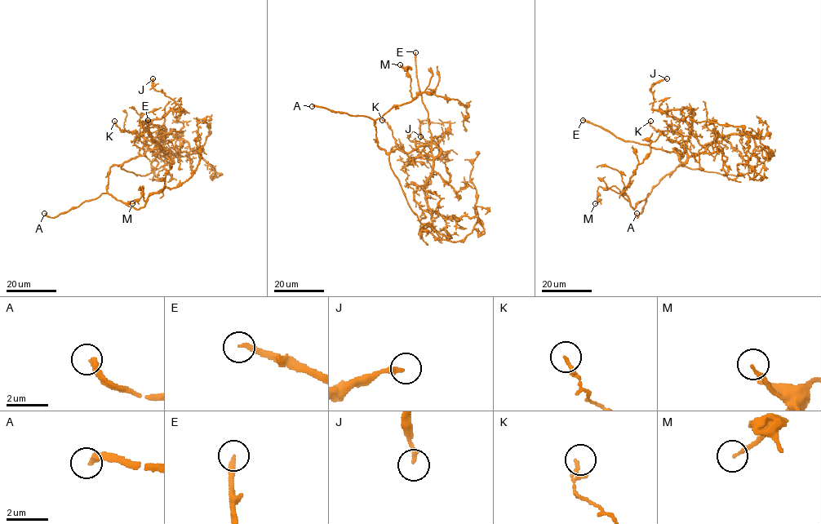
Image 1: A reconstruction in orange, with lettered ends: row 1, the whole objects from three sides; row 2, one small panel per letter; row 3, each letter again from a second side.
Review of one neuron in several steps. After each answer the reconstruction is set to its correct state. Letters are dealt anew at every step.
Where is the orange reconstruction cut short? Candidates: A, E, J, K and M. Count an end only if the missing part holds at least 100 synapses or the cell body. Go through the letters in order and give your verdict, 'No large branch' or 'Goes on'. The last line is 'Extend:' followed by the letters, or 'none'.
A: Goes on
E: Goes on
J: No large branch
K: No large branch
M: No large branch
Extend: A, E

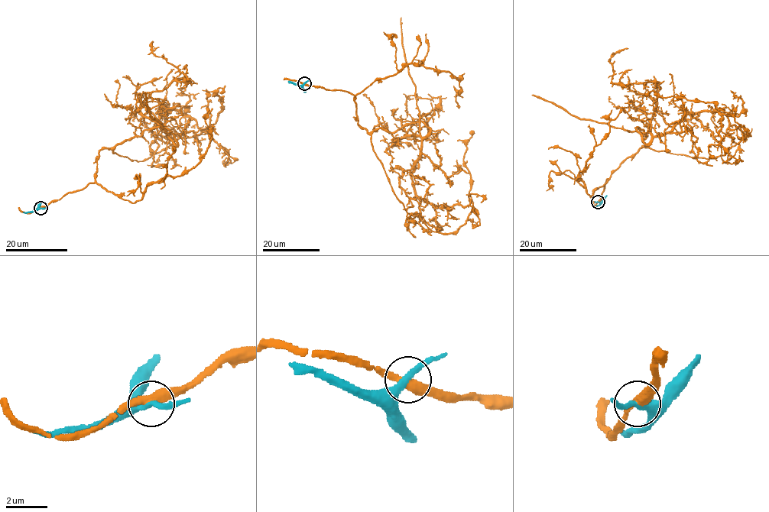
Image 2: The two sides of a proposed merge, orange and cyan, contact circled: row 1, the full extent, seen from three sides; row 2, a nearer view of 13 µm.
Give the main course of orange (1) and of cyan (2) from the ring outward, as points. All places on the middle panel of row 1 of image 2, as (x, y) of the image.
1: (304, 83), (354, 95), (396, 197), (433, 231), (455, 231), (472, 209), (463, 160), (472, 132)
2: (304, 83), (296, 85), (288, 82)

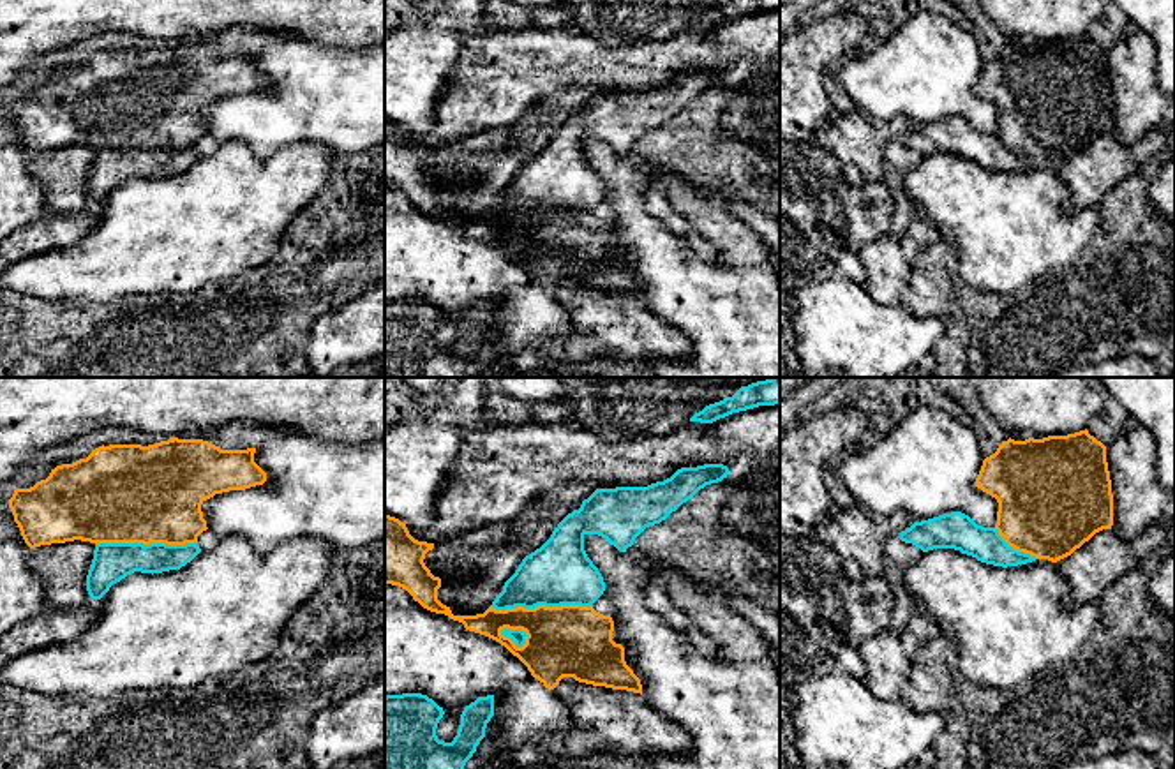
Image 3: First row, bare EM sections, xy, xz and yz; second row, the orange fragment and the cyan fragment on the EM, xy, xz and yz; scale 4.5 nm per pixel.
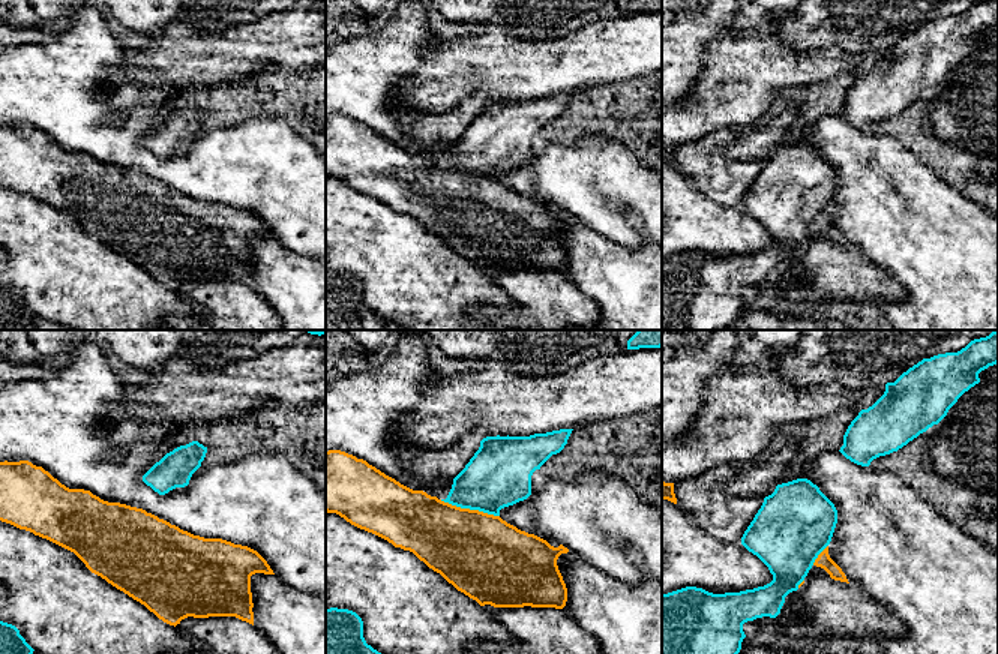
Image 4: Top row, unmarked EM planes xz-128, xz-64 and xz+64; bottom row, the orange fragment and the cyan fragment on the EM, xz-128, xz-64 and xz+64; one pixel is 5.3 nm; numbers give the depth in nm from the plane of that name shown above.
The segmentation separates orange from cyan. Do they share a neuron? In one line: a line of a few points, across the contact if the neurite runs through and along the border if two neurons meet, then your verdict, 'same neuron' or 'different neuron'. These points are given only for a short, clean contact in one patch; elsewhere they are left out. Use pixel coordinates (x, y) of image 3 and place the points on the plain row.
different neuron

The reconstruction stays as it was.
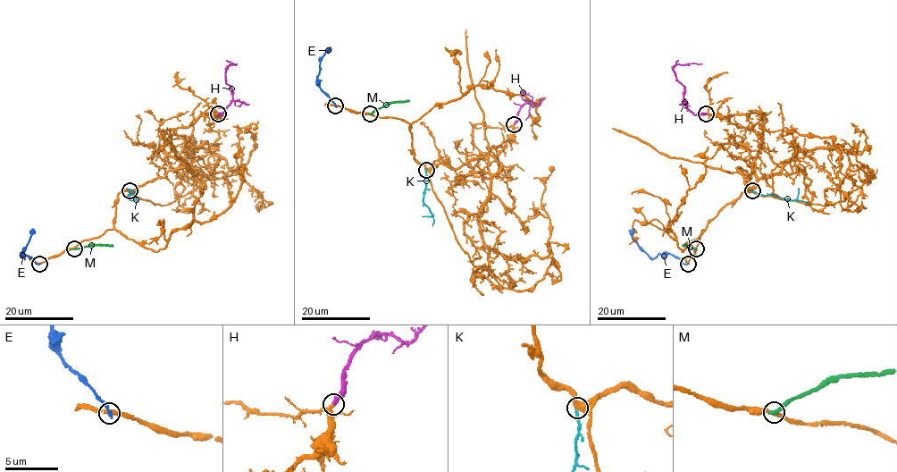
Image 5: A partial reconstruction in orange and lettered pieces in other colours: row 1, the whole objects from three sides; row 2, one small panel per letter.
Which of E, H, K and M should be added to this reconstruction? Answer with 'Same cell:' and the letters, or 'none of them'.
Same cell: H

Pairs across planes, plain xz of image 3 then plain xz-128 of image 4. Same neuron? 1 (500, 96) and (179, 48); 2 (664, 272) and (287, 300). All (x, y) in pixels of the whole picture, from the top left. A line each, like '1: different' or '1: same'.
1: same
2: same

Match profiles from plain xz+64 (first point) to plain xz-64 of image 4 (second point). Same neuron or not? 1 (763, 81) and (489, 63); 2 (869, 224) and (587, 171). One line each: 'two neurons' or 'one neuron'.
1: one neuron
2: two neurons

